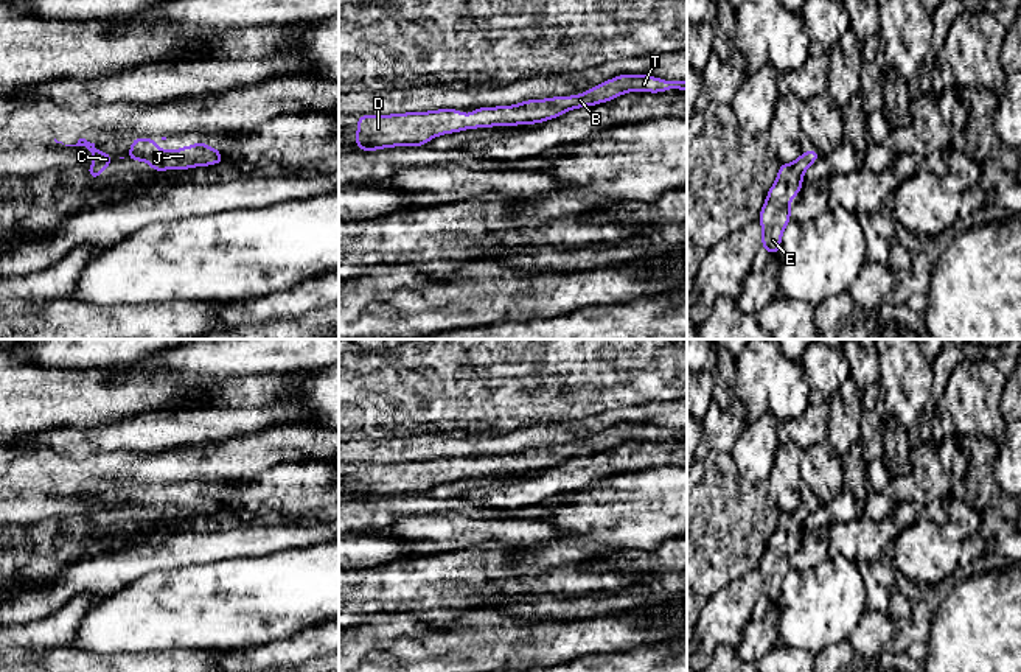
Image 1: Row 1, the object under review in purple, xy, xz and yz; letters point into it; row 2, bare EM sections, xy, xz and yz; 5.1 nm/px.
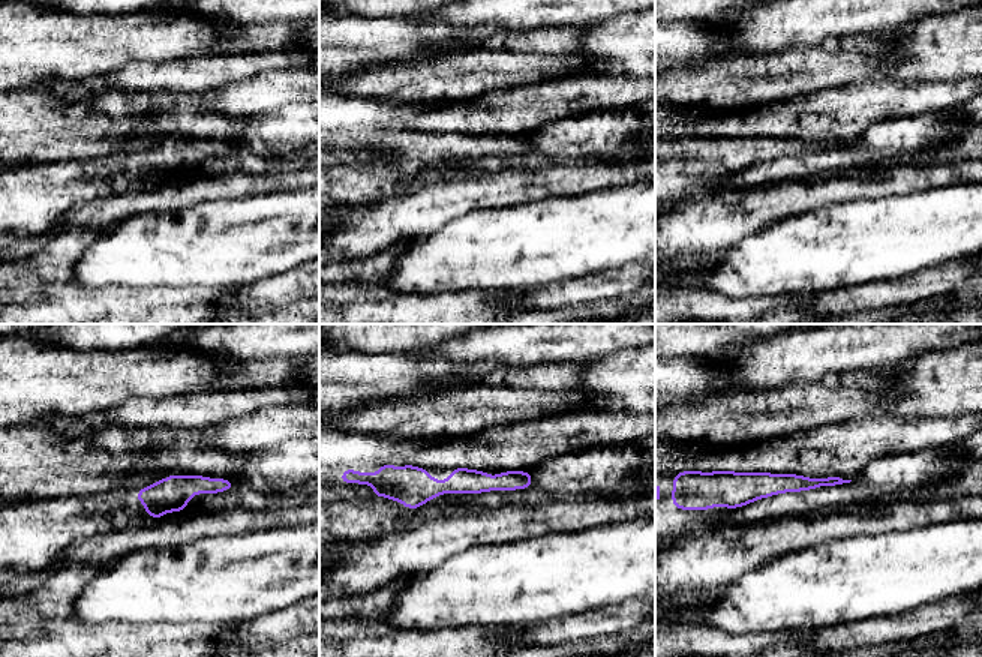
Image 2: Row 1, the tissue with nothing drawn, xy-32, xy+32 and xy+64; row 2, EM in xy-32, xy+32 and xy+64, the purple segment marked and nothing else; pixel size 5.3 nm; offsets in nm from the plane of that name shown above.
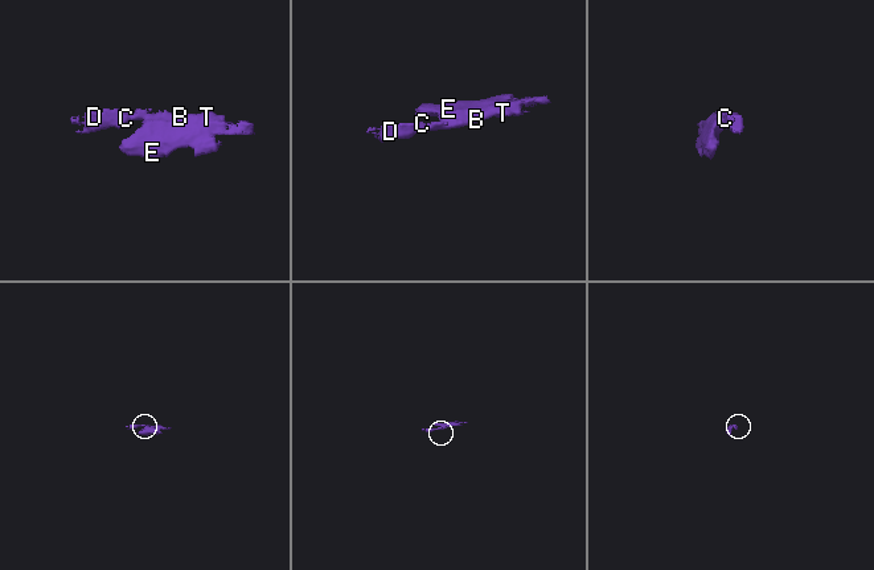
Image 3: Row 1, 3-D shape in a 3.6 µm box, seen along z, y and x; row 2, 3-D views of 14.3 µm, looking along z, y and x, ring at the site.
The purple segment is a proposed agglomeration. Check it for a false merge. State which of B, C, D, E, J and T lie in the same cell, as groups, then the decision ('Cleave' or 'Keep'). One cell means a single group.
Groups: B C D E J T. Keep

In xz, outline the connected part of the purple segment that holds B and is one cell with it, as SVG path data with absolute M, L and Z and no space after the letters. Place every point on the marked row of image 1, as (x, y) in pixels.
M620 75L575 96L555 96L541 101L528 100L516 106L477 107L466 117L458 109L361 115L357 117L356 145L359 151L390 146L423 146L441 134L472 128L541 123L556 118L570 109L606 103L626 92L659 93L668 89L687 90L687 81L665 81L646 75Z

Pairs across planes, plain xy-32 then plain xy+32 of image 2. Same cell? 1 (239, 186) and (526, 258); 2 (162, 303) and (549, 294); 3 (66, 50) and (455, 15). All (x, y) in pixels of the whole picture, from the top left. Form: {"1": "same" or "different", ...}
{"1": "different", "2": "different", "3": "different"}

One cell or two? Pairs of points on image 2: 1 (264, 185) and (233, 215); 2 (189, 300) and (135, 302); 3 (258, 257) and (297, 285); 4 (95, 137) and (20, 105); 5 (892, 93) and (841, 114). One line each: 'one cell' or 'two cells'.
1: two cells
2: one cell
3: two cells
4: one cell
5: one cell

